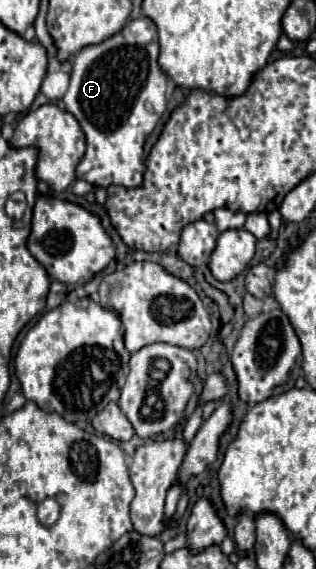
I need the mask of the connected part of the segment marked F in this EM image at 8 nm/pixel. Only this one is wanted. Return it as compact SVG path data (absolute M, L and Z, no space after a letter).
M149 17L127 21L119 33L97 45L83 47L75 55L71 83L63 101L87 137L87 153L77 165L77 179L93 187L139 187L143 183L143 145L165 111L169 87L169 77L161 71L157 59L159 37Z

